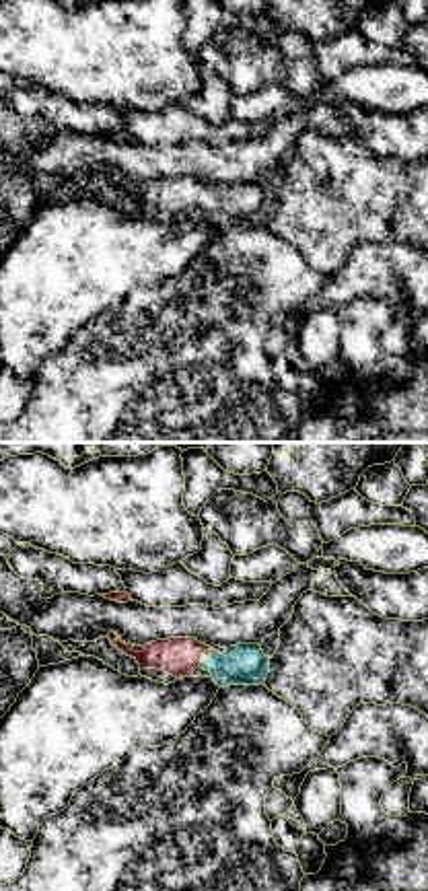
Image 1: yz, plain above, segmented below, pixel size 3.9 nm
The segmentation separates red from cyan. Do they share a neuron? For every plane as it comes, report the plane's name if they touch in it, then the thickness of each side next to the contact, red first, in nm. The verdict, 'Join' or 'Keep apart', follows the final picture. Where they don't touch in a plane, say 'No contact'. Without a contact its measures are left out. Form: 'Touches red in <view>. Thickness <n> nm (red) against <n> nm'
Touches red in yz. Thickness 160 nm (red) against 160 nm

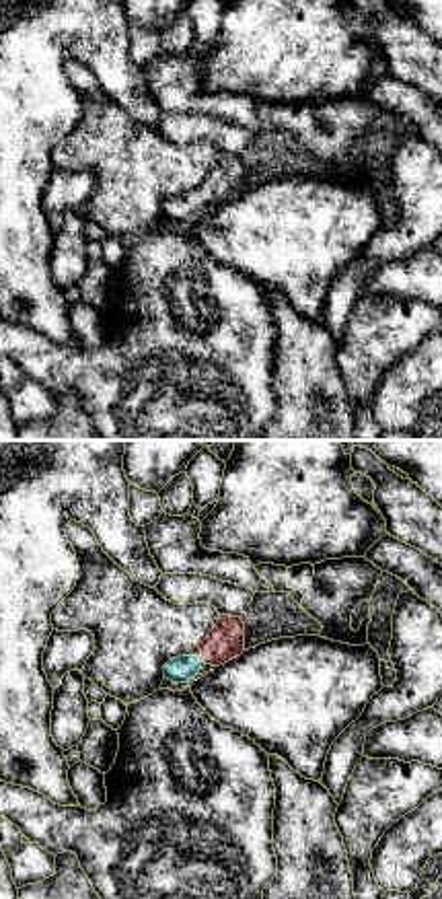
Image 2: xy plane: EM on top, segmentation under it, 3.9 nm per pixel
Touches red in xy. Thickness 140 nm (red) against 100 nm

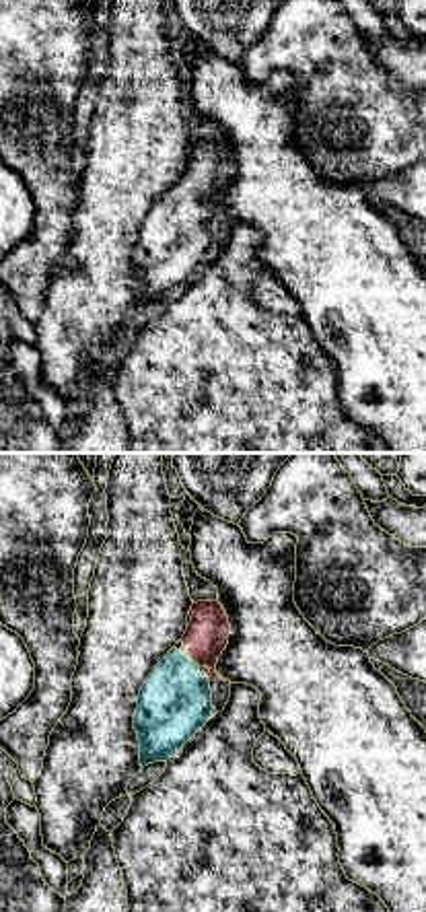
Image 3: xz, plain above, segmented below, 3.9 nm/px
Touches red in xz. Thickness 170 nm (red) against 280 nm

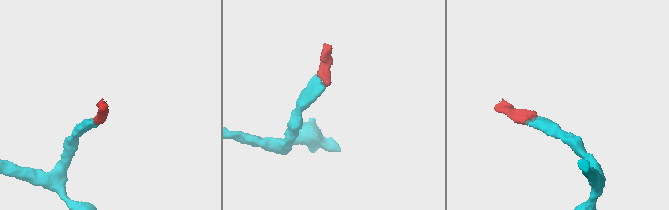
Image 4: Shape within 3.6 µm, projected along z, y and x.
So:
Join

